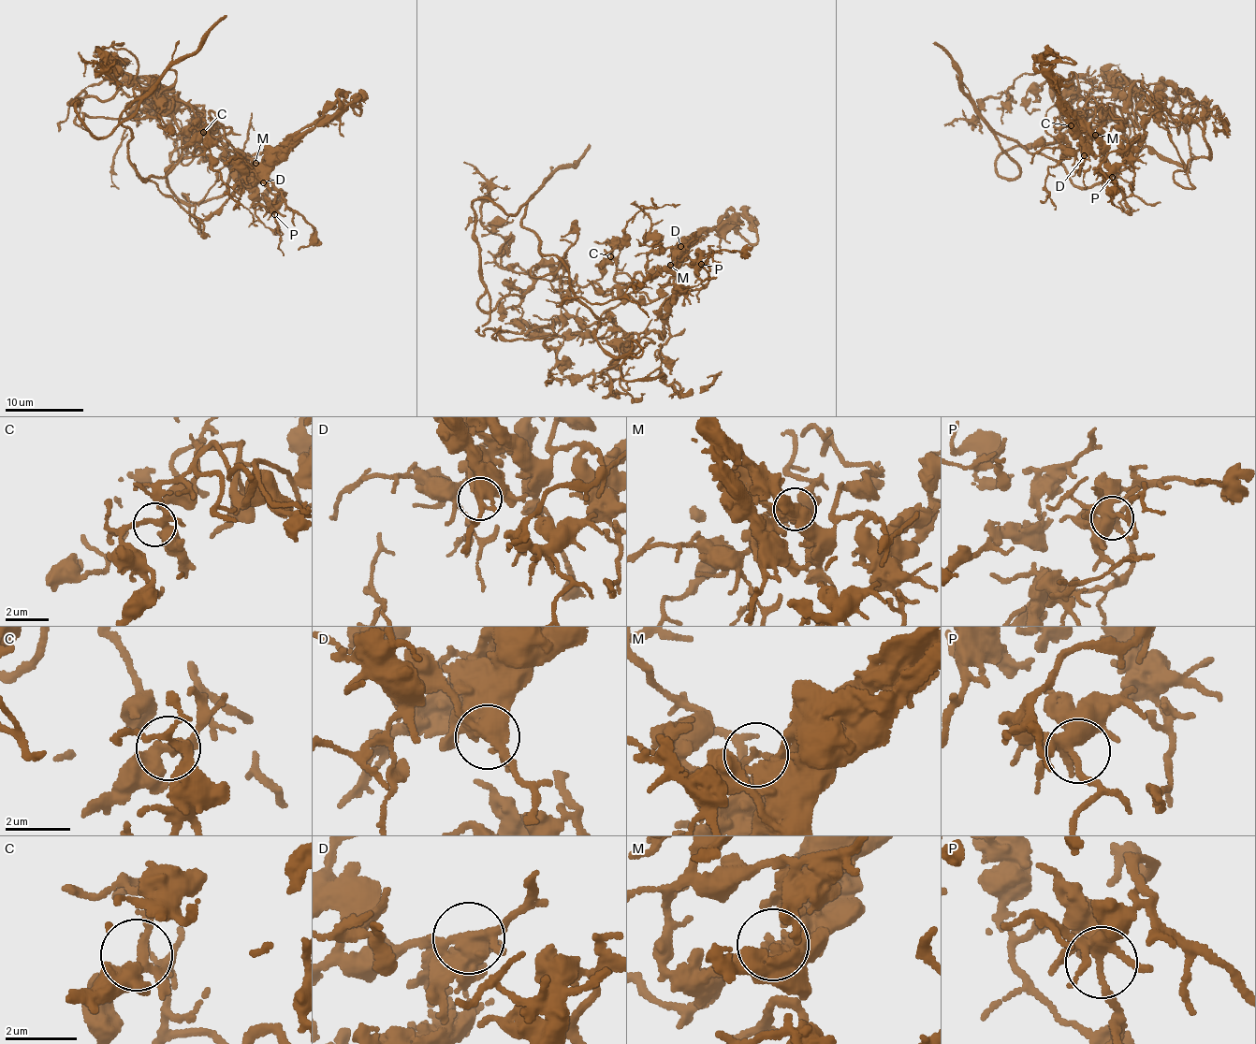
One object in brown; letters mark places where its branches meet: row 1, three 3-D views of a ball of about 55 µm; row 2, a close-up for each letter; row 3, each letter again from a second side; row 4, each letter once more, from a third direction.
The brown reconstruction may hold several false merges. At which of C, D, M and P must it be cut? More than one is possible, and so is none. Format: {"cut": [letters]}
{"cut": ["D", "M"]}

